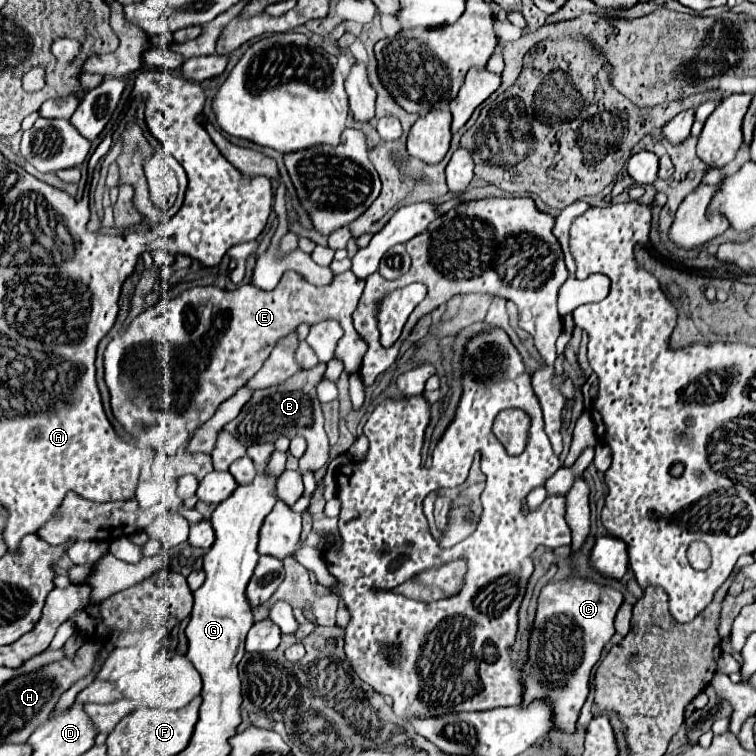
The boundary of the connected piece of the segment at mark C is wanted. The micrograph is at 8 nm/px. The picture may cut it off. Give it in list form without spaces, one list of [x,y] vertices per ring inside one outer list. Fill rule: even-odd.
[[[575,575],[565,581],[551,581],[543,587],[529,643],[529,661],[523,669],[523,701],[551,701],[555,707],[555,729],[567,733],[575,731],[575,721],[589,693],[591,669],[615,633],[613,619],[621,603],[621,591]]]

